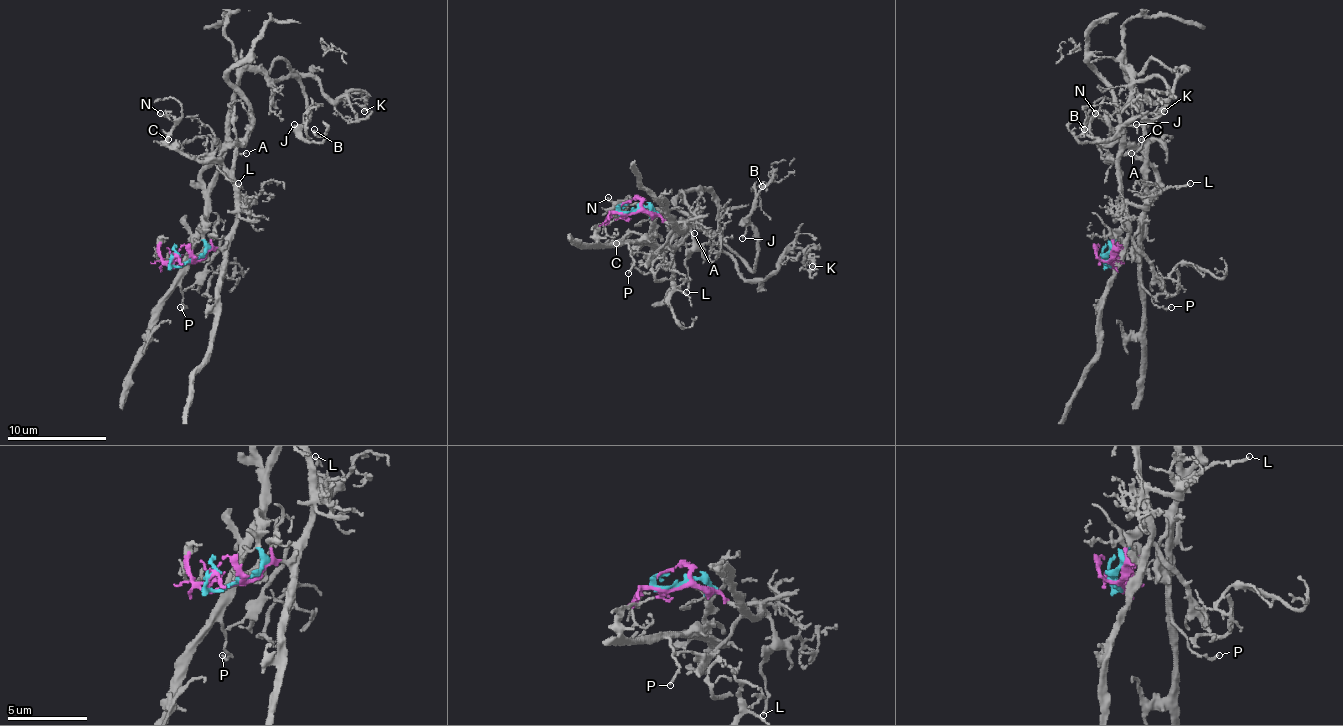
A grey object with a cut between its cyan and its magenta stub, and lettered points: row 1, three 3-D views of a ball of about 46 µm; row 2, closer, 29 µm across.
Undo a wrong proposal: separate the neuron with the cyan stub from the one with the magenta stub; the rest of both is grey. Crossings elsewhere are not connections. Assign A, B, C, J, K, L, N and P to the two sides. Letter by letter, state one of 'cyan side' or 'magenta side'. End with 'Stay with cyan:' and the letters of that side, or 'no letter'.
A: cyan side
B: cyan side
C: cyan side
J: cyan side
K: cyan side
L: magenta side
N: magenta side
P: cyan side
Stay with cyan: A, B, C, J, K, P

